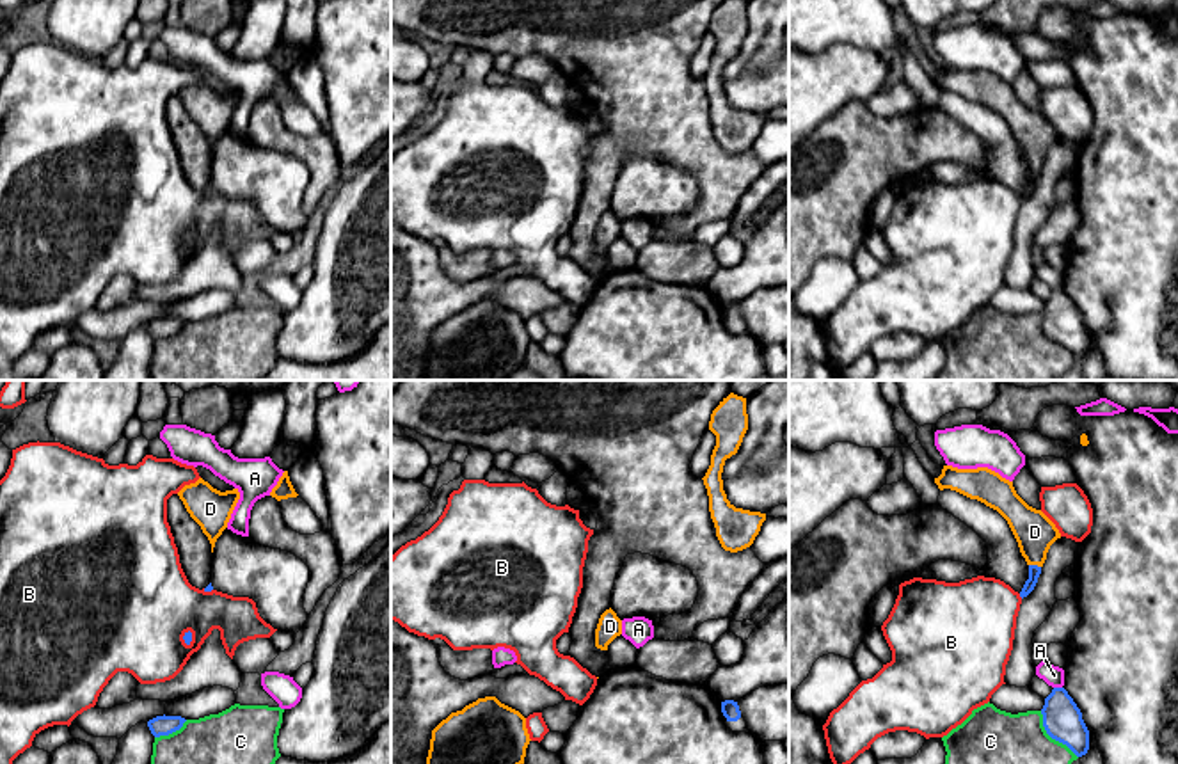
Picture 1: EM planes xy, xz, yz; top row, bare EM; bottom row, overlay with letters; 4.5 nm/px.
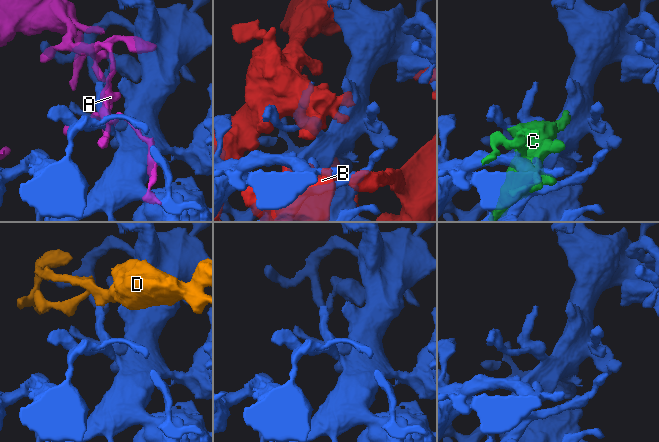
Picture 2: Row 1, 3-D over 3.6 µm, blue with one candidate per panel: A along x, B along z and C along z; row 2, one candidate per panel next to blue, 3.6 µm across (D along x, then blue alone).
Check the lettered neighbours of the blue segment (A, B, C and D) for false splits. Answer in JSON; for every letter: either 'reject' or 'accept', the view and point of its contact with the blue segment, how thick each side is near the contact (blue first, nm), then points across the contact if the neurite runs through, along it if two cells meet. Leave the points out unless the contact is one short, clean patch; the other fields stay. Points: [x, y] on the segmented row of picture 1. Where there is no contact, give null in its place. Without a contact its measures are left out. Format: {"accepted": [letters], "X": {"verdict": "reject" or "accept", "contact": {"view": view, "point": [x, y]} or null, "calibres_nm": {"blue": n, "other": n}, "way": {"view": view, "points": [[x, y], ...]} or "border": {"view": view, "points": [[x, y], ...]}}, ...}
{"accepted": ["D"], "A": {"verdict": "reject", "contact": {"view": "yz", "point": [1058, 688]}, "calibres_nm": {"blue": 180, "other": 90}}, "B": {"verdict": "reject", "contact": {"view": "xy", "point": [191, 638]}, "calibres_nm": {"blue": 40, "other": 440}}, "C": {"verdict": "reject", "contact": {"view": "yz", "point": [1052, 738]}, "calibres_nm": {"blue": 180, "other": 240}}, "D": {"verdict": "accept", "contact": {"view": "yz", "point": [1034, 565]}, "calibres_nm": {"blue": 60, "other": 180}, "way": {"view": "yz", "points": [[1034, 571], [1034, 565], [1034, 532]]}}}

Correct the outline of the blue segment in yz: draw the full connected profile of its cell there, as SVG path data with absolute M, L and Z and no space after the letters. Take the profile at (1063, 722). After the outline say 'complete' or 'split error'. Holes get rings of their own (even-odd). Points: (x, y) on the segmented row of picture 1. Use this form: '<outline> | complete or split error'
M1054 688L1041 709L1047 734L1066 744L1077 757L1089 750L1089 730L1082 712L1064 688Z | complete

